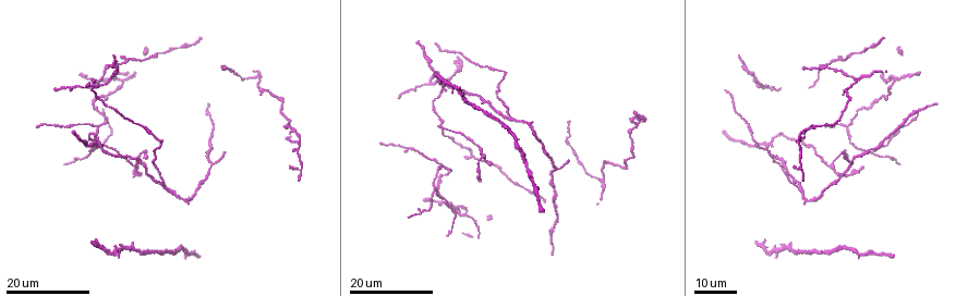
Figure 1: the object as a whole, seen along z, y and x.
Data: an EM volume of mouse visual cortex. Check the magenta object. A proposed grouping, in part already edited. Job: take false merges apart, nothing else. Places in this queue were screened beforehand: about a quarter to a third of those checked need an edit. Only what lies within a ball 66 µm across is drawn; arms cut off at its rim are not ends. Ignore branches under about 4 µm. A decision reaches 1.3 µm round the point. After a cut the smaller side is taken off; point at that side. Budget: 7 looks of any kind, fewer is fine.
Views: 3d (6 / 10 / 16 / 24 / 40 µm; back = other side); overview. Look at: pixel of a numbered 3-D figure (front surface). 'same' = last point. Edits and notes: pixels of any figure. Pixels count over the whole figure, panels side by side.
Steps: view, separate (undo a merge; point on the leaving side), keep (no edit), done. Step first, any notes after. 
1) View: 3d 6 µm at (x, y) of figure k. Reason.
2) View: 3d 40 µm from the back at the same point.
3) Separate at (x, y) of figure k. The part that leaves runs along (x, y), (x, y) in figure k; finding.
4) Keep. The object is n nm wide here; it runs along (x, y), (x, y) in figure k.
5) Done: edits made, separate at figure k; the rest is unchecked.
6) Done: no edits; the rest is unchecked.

View: 3d 24 µm at (96, 128) of figure 1. Arms part here.

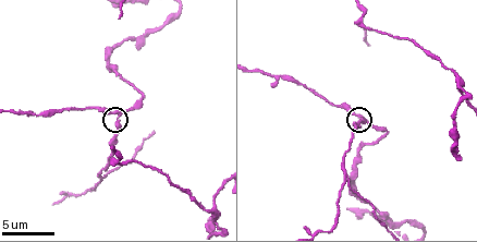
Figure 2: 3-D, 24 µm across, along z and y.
View: 3d 6 µm at (116, 117) of figure 2.

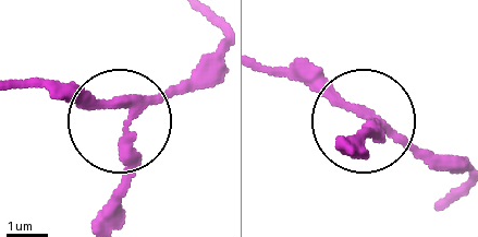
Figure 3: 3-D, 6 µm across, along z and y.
Separate at (135, 169) of figure 3. The object is 220 nm wide here; a second neuron is stuck on.

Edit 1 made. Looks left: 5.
View: 3d 16 µm at (463, 216) of figure 1. A fork.

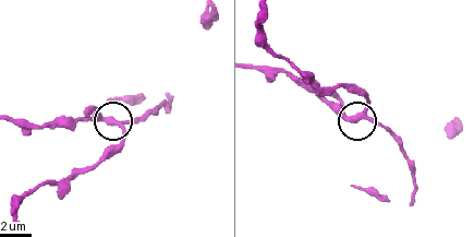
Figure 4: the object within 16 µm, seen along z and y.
View: 3d 6 µm at (363, 115) of figure 4.

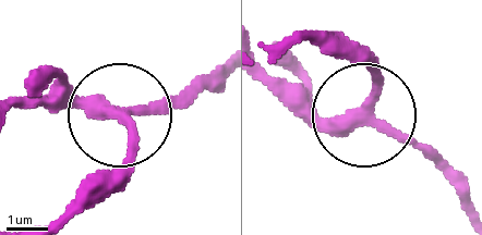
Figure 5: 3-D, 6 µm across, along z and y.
View: 3d 6 µm from the back at (363, 117) of figure 5.

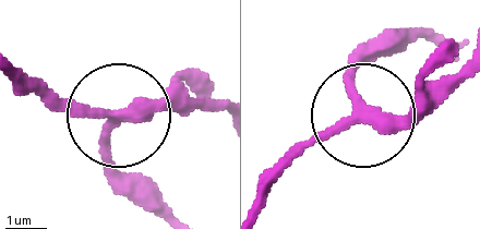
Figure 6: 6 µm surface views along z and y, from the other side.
Keep. The object is 290 nm wide here; it runs along (423, 37), (361, 68), (358, 110), (414, 120), (465, 82) in figure 6; all the same neuron.

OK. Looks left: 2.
View: 3d 16 µm at (100, 86) of figure 1. Three arms meet.

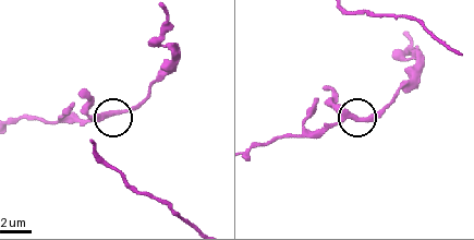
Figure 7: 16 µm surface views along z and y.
View: 3d 10 µm at (348, 116) of figure 7.

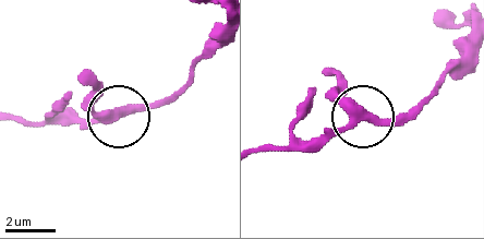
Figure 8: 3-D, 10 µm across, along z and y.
Keep. 3 arms meet here; all the same neuron.

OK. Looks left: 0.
Done: edits made, separate at figure 3; the rest is unchecked.

